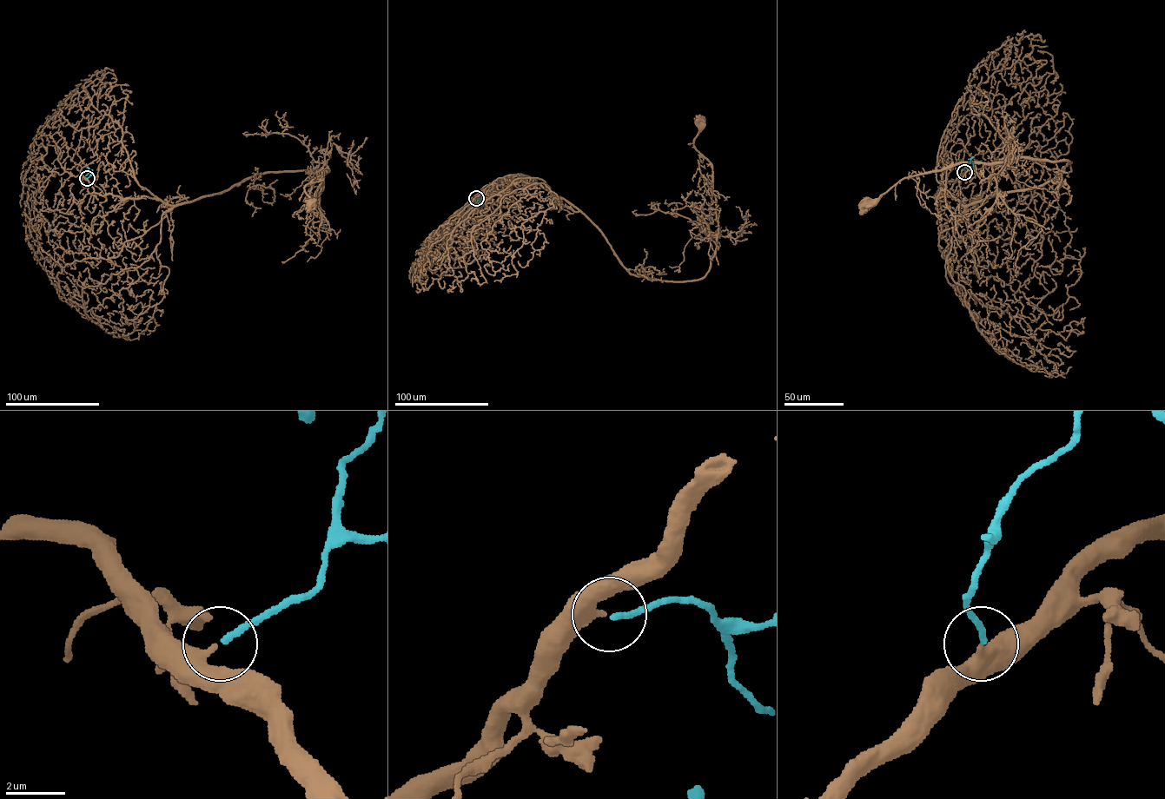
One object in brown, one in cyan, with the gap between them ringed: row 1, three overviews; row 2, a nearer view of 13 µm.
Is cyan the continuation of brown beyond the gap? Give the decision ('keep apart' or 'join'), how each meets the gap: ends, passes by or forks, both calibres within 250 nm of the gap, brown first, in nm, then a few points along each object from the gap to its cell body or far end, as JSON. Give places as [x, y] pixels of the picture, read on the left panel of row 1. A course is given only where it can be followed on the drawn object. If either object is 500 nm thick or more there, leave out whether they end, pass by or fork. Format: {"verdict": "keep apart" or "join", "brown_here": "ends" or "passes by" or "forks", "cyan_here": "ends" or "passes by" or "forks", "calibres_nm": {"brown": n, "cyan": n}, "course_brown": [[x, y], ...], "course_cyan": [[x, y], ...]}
{"verdict": "join", "brown_here": "ends", "cyan_here": "ends", "calibres_nm": {"brown": 400, "cyan": 200}, "course_brown": [[86, 178], [102, 195], [148, 196], [179, 205], [259, 174], [327, 168], [322, 180], [304, 187], [310, 203]], "course_cyan": [[87, 178], [92, 170], [87, 168]]}

